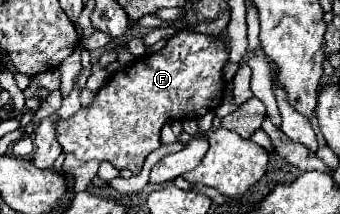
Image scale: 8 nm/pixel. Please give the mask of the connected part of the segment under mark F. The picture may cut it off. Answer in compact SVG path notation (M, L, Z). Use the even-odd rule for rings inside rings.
M192 31L176 33L162 51L112 75L90 107L80 109L66 121L58 121L56 133L64 153L72 153L78 161L108 161L118 171L130 169L138 175L144 159L160 147L160 129L166 121L196 119L222 103L222 67L226 61L224 37Z

